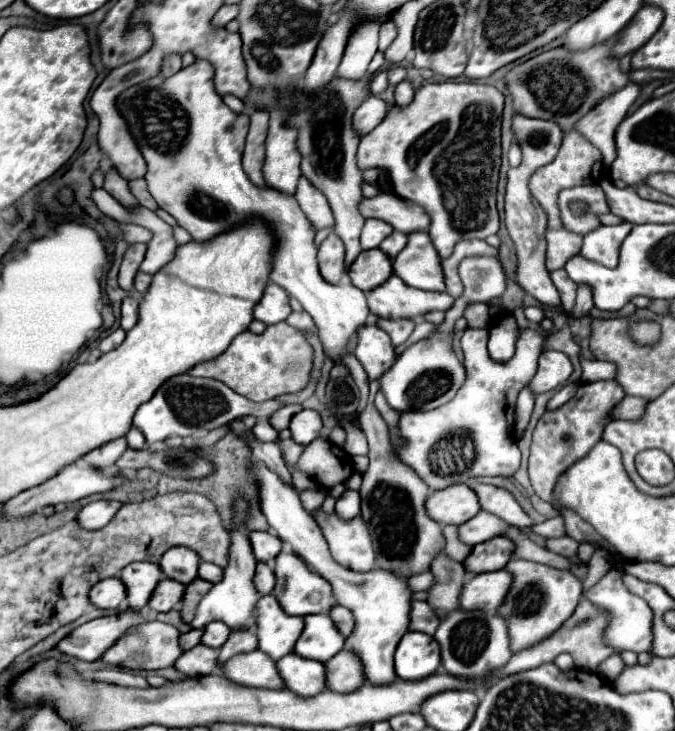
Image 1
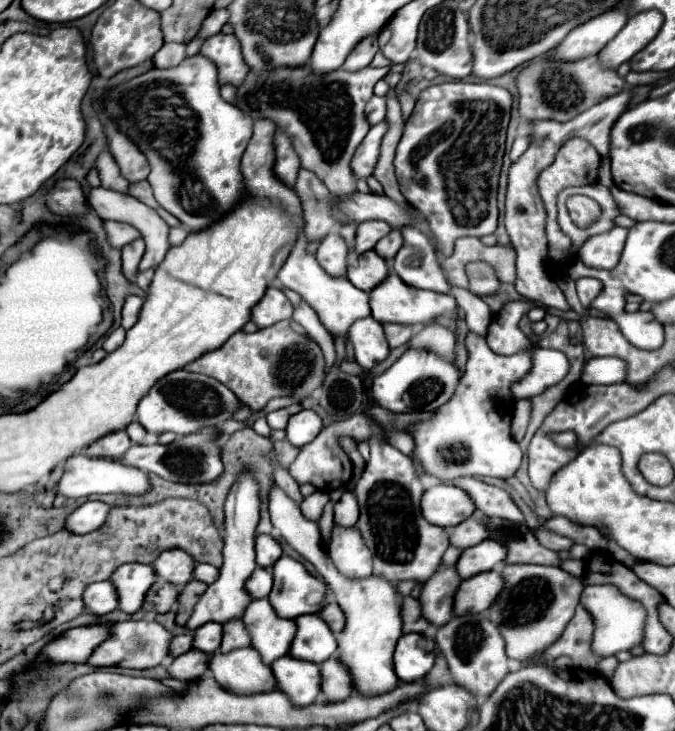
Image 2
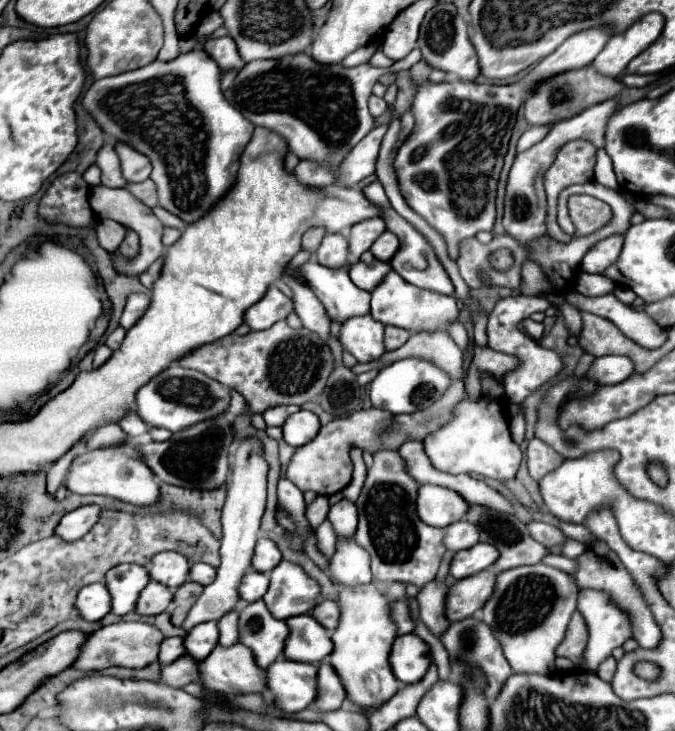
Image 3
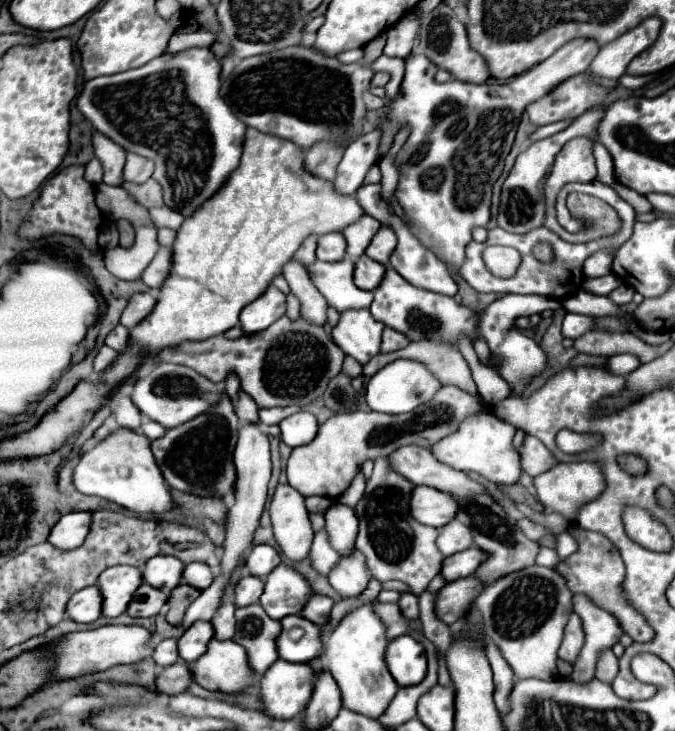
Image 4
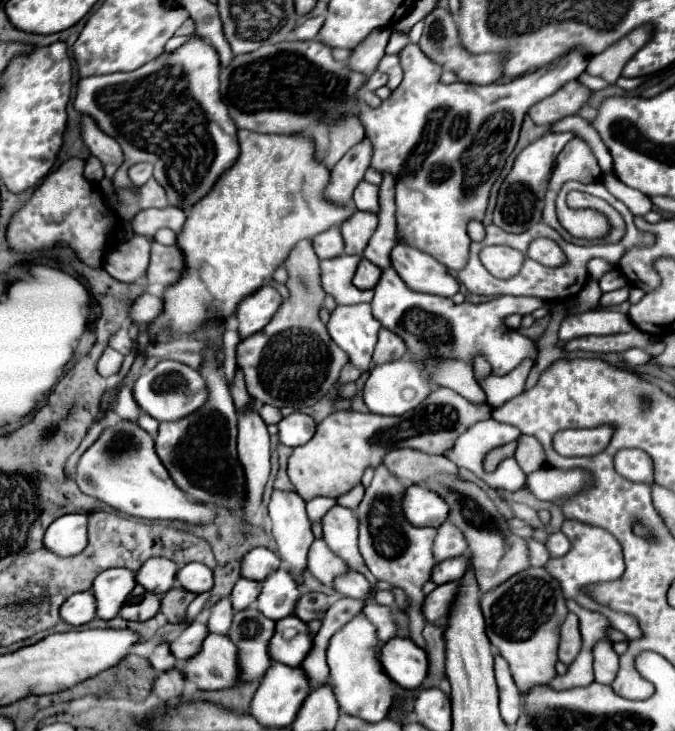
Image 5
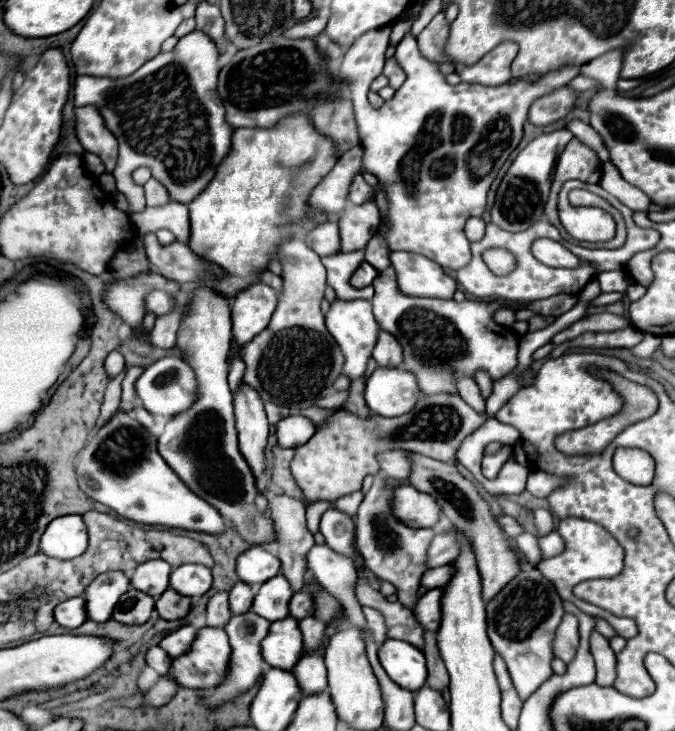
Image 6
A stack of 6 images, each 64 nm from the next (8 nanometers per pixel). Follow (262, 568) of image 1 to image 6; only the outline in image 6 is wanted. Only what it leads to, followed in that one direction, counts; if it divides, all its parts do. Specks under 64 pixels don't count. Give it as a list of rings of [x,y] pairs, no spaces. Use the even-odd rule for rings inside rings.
[[[238,582],[232,590],[230,590],[230,612],[232,614],[244,614],[252,608],[252,600],[254,600],[254,588]]]

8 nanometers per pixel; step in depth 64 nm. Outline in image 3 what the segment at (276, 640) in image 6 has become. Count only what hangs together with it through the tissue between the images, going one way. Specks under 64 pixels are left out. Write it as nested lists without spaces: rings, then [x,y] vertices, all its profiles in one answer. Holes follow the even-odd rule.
[[[292,616],[286,620],[288,624],[288,638],[284,644],[284,656],[294,662],[320,662],[332,652],[332,642],[312,616]]]

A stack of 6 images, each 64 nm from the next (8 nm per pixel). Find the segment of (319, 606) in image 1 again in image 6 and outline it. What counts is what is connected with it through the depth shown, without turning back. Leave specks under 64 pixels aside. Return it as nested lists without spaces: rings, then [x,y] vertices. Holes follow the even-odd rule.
[[[278,574],[260,586],[260,590],[254,598],[252,610],[258,616],[266,618],[268,622],[284,620],[288,616],[288,600],[290,598],[292,598],[290,584],[282,574]]]

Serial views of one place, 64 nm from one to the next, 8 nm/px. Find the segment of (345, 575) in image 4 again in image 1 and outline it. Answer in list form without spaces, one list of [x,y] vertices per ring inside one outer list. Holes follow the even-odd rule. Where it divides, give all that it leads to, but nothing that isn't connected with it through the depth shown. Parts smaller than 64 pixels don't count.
[[[322,510],[314,512],[314,520],[324,532],[330,550],[334,550],[334,560],[344,568],[354,568],[356,572],[368,572],[374,568],[374,550],[370,534],[360,516],[354,520],[340,520],[336,514],[326,516]]]

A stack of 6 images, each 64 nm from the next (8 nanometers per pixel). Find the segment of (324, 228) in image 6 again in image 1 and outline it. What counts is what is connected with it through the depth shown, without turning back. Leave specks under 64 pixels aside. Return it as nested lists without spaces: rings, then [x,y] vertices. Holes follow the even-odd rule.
[[[330,232],[328,238],[318,248],[318,266],[320,266],[320,272],[332,284],[338,284],[344,278],[344,274],[346,274],[344,252],[346,252],[344,242],[334,232]]]

